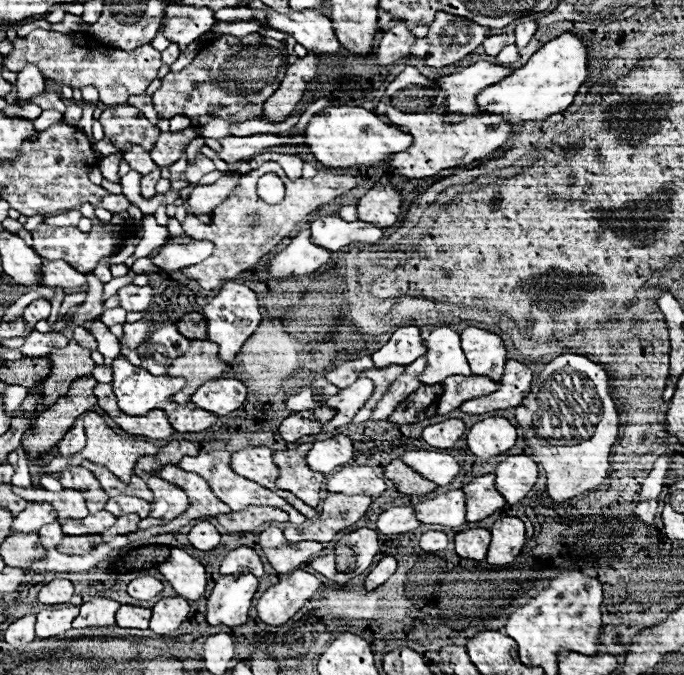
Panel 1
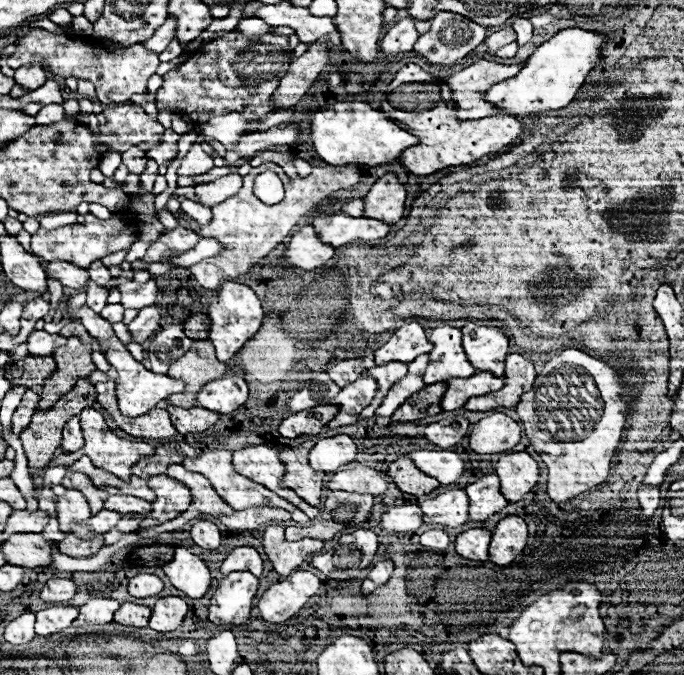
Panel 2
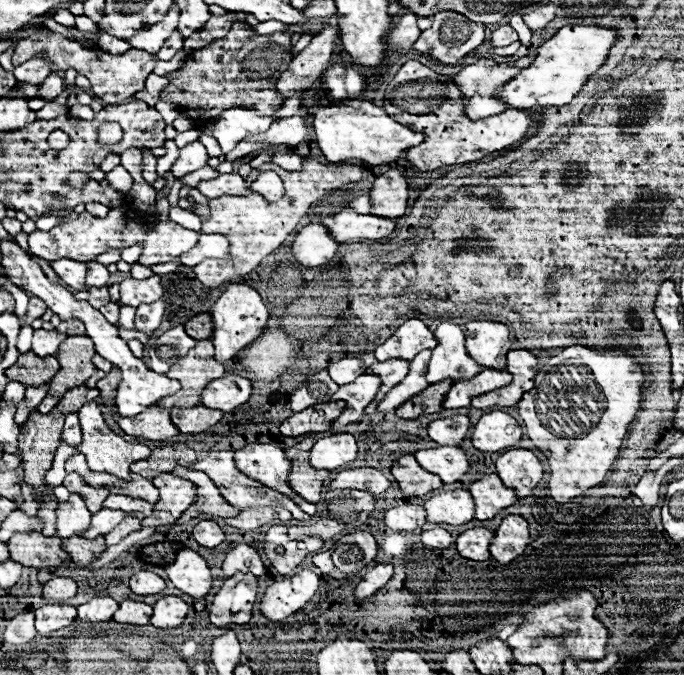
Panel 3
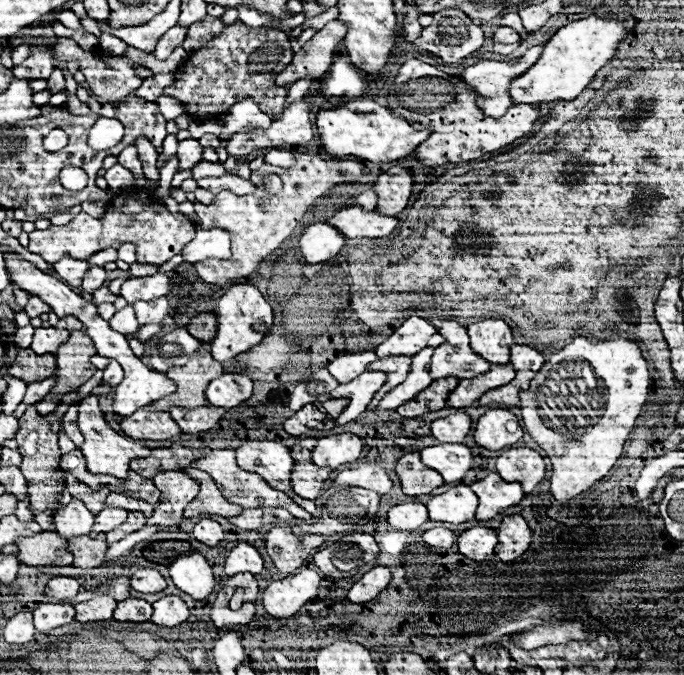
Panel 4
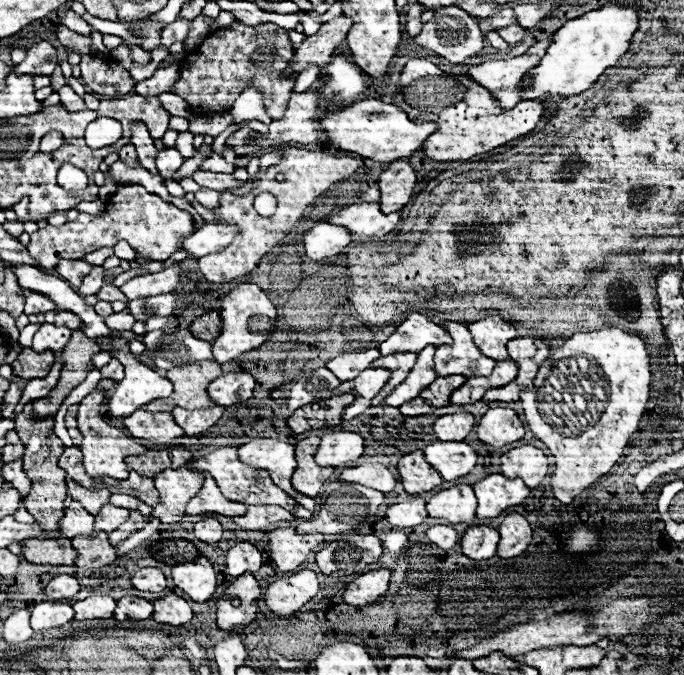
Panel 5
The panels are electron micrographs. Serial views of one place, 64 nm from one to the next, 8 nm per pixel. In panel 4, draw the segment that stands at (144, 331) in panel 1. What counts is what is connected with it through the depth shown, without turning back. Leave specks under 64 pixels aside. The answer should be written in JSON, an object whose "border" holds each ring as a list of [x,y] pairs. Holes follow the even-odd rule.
{"border":[[[166,296],[150,300],[150,302],[138,300],[134,304],[134,310],[136,310],[136,318],[138,318],[140,326],[160,324],[168,316],[168,300],[166,300]]]}

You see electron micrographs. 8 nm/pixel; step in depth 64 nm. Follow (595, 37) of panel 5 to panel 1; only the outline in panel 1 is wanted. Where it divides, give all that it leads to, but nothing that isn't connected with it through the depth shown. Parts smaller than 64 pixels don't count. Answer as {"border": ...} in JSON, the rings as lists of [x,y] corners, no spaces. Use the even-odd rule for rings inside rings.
{"border":[[[562,34],[546,42],[522,68],[496,84],[486,86],[476,94],[478,110],[484,114],[498,114],[510,124],[546,120],[552,114],[564,112],[586,80],[586,44],[576,34]]]}

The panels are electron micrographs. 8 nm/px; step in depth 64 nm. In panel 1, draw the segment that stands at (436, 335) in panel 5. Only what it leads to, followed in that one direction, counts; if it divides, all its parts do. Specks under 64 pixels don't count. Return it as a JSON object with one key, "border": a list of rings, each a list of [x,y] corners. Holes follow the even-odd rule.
{"border":[[[402,326],[392,334],[388,344],[384,344],[378,352],[372,354],[372,358],[374,368],[388,368],[392,364],[408,366],[424,354],[426,348],[422,348],[420,330],[416,326]]]}

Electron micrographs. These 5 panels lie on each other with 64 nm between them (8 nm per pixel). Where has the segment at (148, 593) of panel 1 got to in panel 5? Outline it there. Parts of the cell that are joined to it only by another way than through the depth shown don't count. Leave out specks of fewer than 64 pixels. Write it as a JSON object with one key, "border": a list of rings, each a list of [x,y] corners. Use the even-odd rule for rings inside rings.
{"border":[[[140,568],[134,574],[132,584],[142,592],[162,592],[166,588],[166,576],[158,568]]]}

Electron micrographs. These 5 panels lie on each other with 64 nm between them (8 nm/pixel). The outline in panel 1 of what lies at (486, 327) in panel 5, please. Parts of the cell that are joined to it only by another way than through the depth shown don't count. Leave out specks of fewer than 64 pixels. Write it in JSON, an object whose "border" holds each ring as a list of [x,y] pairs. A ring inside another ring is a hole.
{"border":[[[466,328],[462,334],[462,350],[468,358],[472,374],[476,376],[490,376],[490,380],[498,382],[502,378],[502,368],[506,364],[506,348],[504,342],[480,328]]]}

